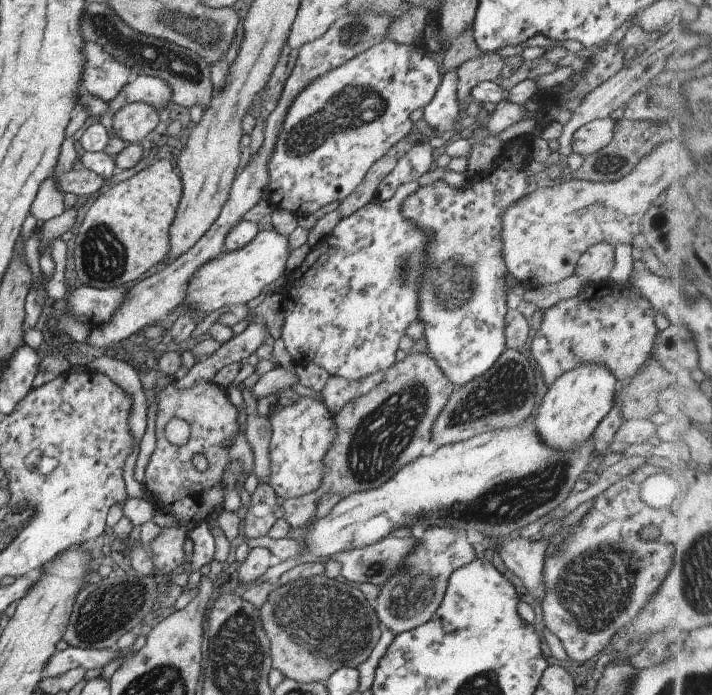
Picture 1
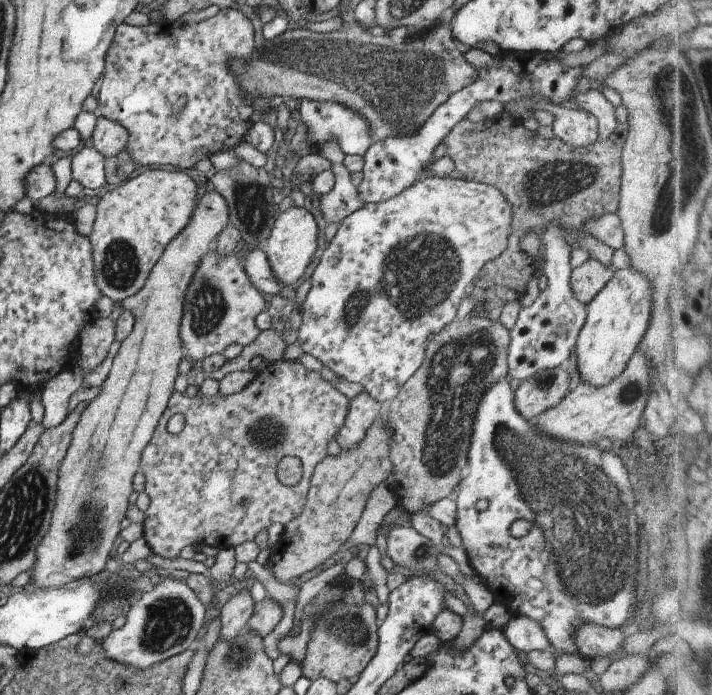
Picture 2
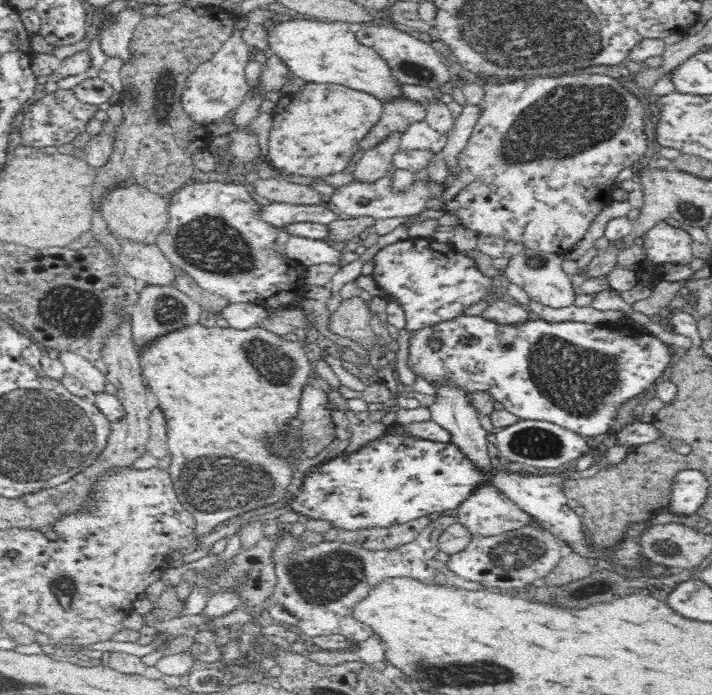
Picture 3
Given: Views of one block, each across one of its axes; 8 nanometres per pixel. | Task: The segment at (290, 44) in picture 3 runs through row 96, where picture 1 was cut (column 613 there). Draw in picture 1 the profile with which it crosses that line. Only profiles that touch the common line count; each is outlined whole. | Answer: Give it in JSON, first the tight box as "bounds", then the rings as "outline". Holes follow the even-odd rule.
{"bounds":[532,363,617,451],"outline":[[[596,363],[580,365],[562,373],[549,386],[538,406],[532,425],[537,436],[554,451],[569,451],[583,445],[615,404],[616,381],[617,378],[605,365]]]}

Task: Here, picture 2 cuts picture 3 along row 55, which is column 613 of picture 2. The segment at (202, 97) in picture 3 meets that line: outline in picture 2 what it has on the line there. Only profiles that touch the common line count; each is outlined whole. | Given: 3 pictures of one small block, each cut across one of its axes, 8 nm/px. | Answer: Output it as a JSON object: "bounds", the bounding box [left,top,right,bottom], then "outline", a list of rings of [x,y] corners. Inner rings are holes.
{"bounds":[582,212,624,250],"outline":[[[608,212],[602,216],[594,216],[594,220],[586,220],[586,226],[582,232],[594,236],[602,244],[607,244],[615,250],[622,249],[624,246],[624,230],[617,212]]]}

